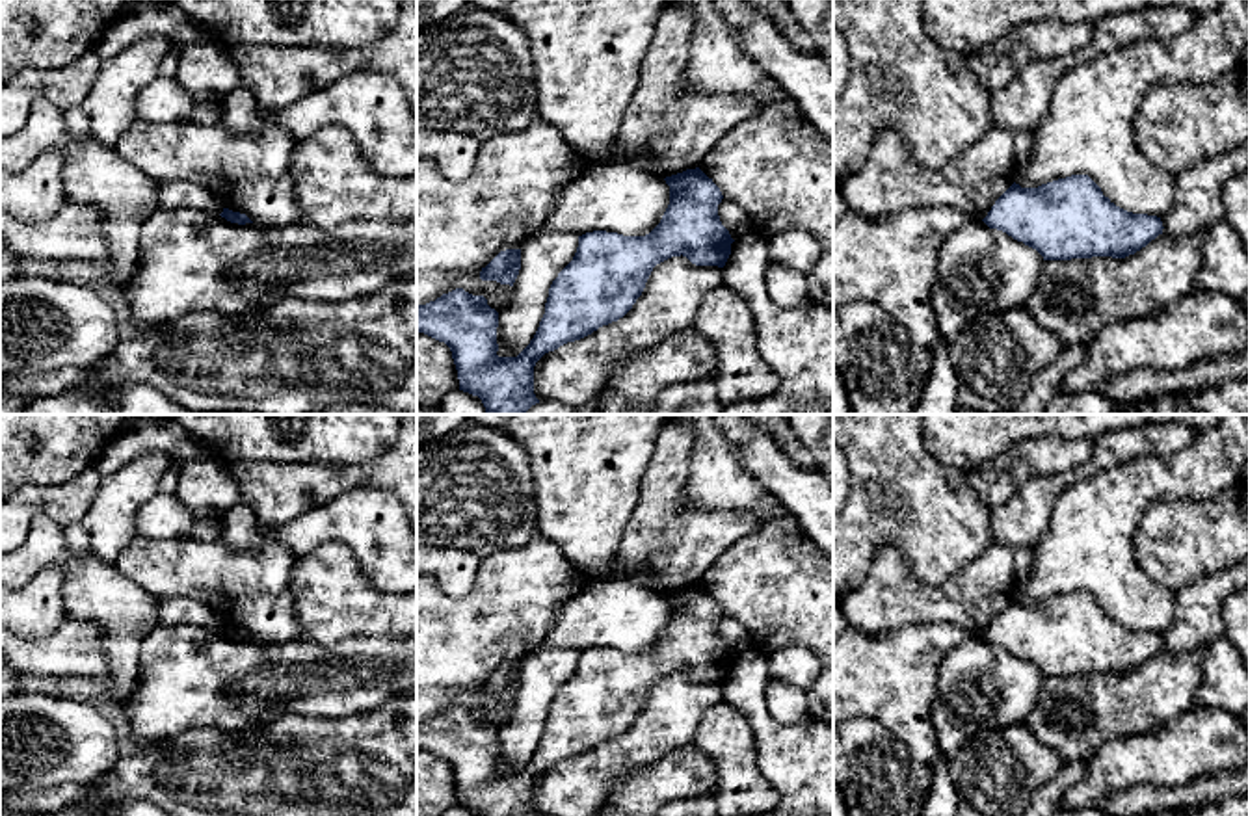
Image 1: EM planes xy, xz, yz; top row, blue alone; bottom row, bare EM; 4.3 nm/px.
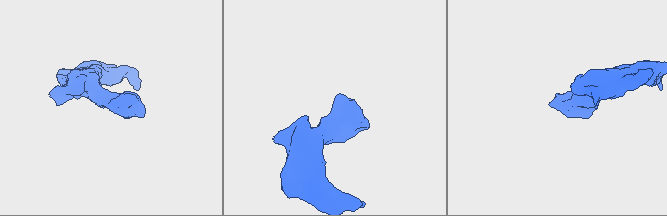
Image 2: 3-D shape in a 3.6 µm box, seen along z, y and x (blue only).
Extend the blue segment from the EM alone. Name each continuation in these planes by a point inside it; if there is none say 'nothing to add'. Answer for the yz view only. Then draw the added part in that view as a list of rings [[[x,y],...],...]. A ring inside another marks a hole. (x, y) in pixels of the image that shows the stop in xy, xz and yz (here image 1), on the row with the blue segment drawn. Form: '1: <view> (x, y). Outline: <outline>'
nothing to add

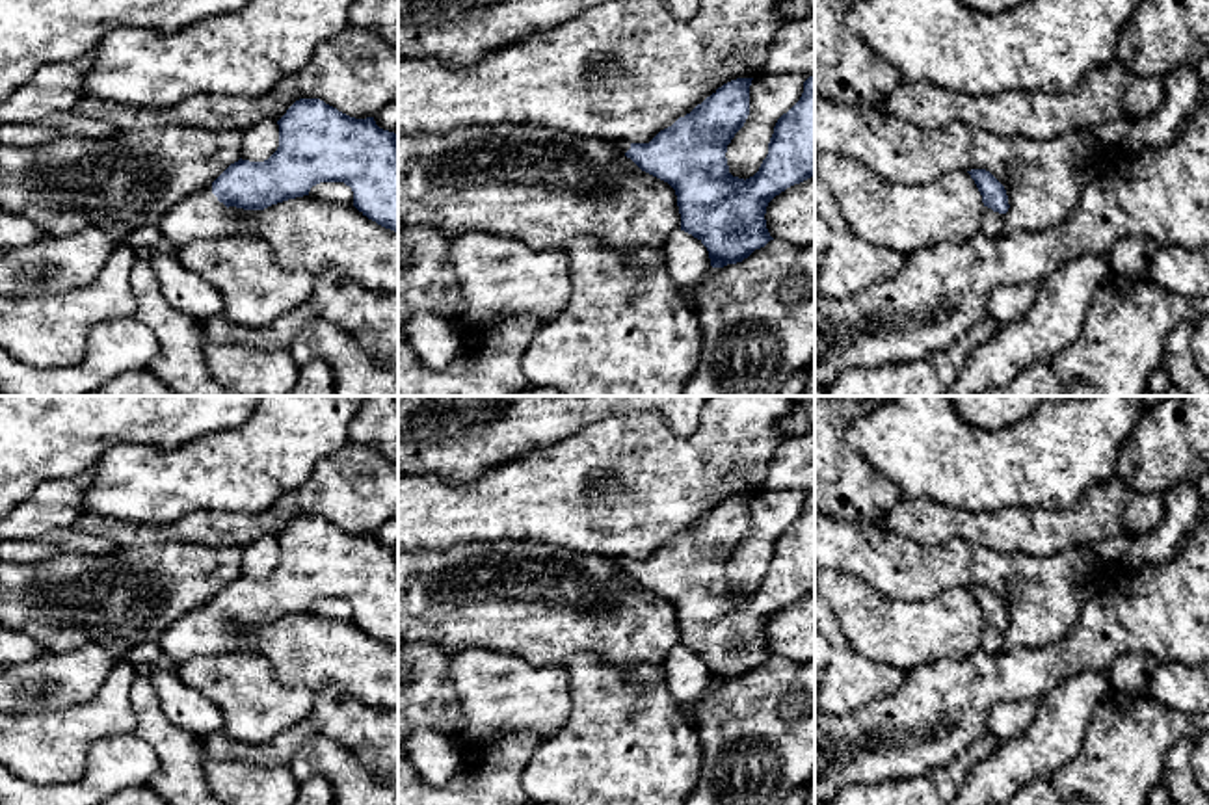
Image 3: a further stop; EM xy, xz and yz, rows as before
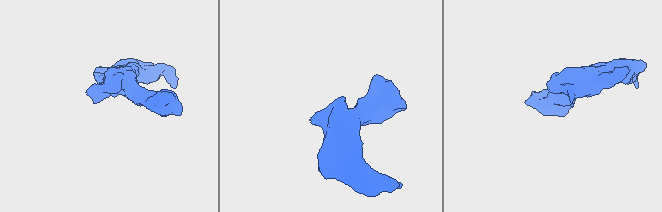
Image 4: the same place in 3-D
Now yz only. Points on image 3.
1: yz (992, 222). Outline: [[[984,206],[980,232],[988,238],[1001,238],[1004,234],[1004,214],[993,212]]]

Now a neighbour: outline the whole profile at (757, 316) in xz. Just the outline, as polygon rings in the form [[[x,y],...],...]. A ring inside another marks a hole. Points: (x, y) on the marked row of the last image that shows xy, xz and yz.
[[[770,240],[748,258],[711,273],[688,294],[701,329],[701,355],[681,396],[776,396],[815,359],[815,244]]]

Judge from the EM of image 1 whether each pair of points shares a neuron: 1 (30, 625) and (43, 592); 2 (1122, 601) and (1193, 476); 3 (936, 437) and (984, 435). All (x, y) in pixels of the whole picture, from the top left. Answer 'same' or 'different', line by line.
1: same
2: same
3: same

